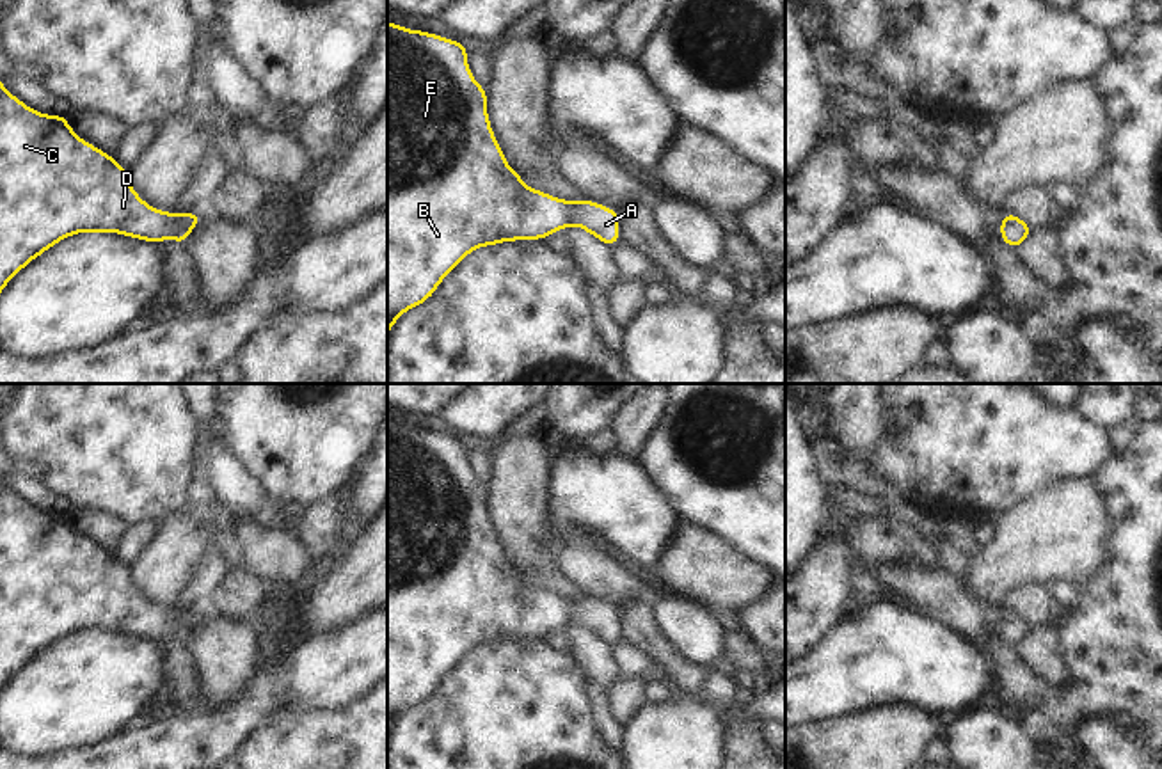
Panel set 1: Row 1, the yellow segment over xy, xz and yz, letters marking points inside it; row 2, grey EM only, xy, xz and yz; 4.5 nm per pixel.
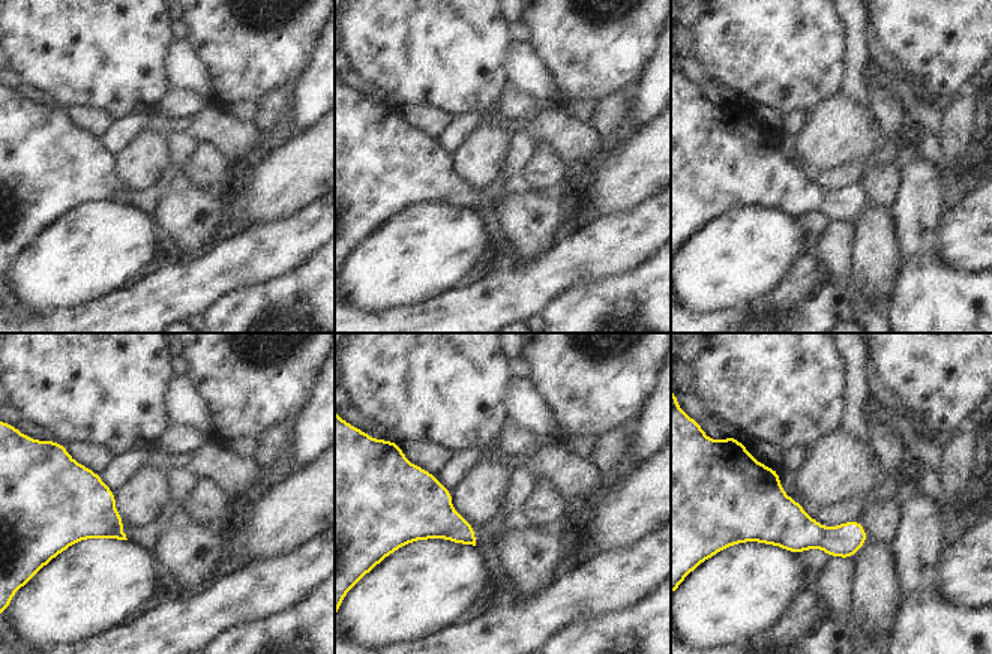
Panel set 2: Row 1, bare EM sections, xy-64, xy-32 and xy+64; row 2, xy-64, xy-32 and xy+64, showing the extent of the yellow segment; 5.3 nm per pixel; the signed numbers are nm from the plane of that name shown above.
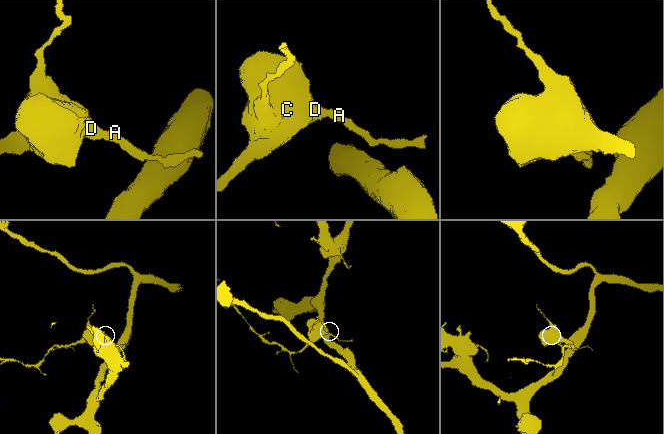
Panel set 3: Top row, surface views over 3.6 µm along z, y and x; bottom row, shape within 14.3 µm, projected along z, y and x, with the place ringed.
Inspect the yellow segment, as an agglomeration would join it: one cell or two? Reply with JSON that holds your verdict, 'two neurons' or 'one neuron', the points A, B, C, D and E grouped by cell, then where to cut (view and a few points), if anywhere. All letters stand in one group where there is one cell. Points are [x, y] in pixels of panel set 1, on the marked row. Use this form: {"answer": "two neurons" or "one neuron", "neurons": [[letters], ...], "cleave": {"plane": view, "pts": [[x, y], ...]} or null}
{"answer": "one neuron", "neurons": [["A", "B", "C", "D", "E"]], "cleave": null}

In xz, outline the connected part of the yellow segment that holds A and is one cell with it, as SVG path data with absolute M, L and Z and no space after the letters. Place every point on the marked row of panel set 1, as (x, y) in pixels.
M387 21L387 336L403 313L432 298L471 250L503 242L542 242L570 224L608 247L620 242L618 210L529 188L508 165L490 128L487 89L469 71L466 43Z

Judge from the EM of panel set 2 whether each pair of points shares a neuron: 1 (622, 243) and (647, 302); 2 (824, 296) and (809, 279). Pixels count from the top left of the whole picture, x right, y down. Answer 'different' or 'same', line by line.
1: different
2: different

